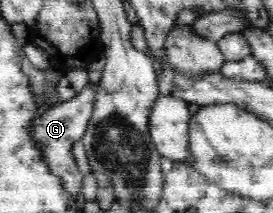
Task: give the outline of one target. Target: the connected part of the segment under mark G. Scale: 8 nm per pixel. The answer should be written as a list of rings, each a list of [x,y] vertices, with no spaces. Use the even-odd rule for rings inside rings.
[[[87,84],[74,98],[57,102],[50,107],[43,107],[39,116],[32,122],[33,138],[43,152],[43,158],[49,166],[49,171],[61,178],[66,192],[79,193],[82,188],[83,174],[75,165],[71,147],[75,141],[83,137],[93,114],[93,101],[97,97],[97,84]]]

